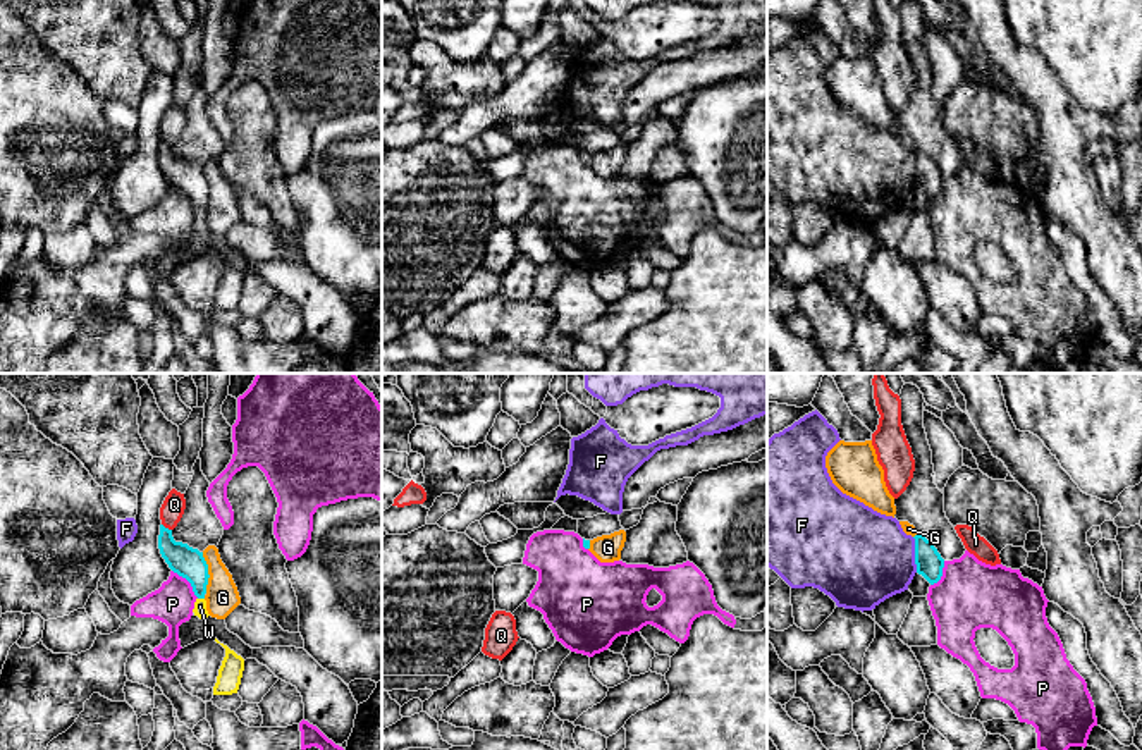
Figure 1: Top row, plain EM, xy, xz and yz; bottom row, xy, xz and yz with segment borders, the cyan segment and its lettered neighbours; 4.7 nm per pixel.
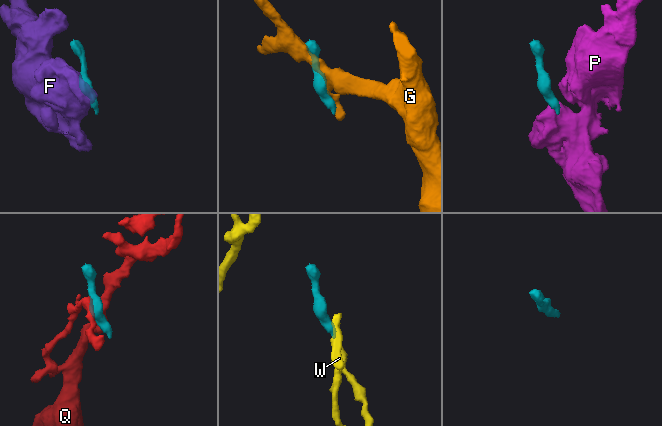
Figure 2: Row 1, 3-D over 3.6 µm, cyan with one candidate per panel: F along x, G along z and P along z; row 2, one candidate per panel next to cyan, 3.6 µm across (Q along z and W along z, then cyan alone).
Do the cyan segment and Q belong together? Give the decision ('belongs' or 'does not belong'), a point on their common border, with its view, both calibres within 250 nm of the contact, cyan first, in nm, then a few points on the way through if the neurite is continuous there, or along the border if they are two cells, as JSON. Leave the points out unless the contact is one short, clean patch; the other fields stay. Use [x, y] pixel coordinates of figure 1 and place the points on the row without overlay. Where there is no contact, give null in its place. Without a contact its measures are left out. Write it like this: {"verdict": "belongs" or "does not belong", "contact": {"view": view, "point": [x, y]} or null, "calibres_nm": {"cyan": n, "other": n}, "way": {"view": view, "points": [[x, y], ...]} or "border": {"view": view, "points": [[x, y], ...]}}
{"verdict": "does not belong", "contact": {"view": "xy", "point": [167, 143]}, "calibres_nm": {"cyan": 140, "other": 110}, "border": {"view": "xy", "points": [[162, 138], [171, 145]]}}

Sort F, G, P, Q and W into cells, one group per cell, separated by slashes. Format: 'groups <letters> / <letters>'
groups F / G / P / Q / W

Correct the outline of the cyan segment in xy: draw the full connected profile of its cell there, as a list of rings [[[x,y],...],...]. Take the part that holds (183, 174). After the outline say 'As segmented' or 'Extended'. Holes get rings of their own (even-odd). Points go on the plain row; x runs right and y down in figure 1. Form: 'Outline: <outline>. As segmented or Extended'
Outline: [[[160,139],[158,163],[169,182],[191,198],[198,212],[193,224],[194,231],[206,234],[210,229],[206,225],[205,208],[210,189],[203,167],[187,158],[175,157],[172,144],[163,139]]]. Extended

